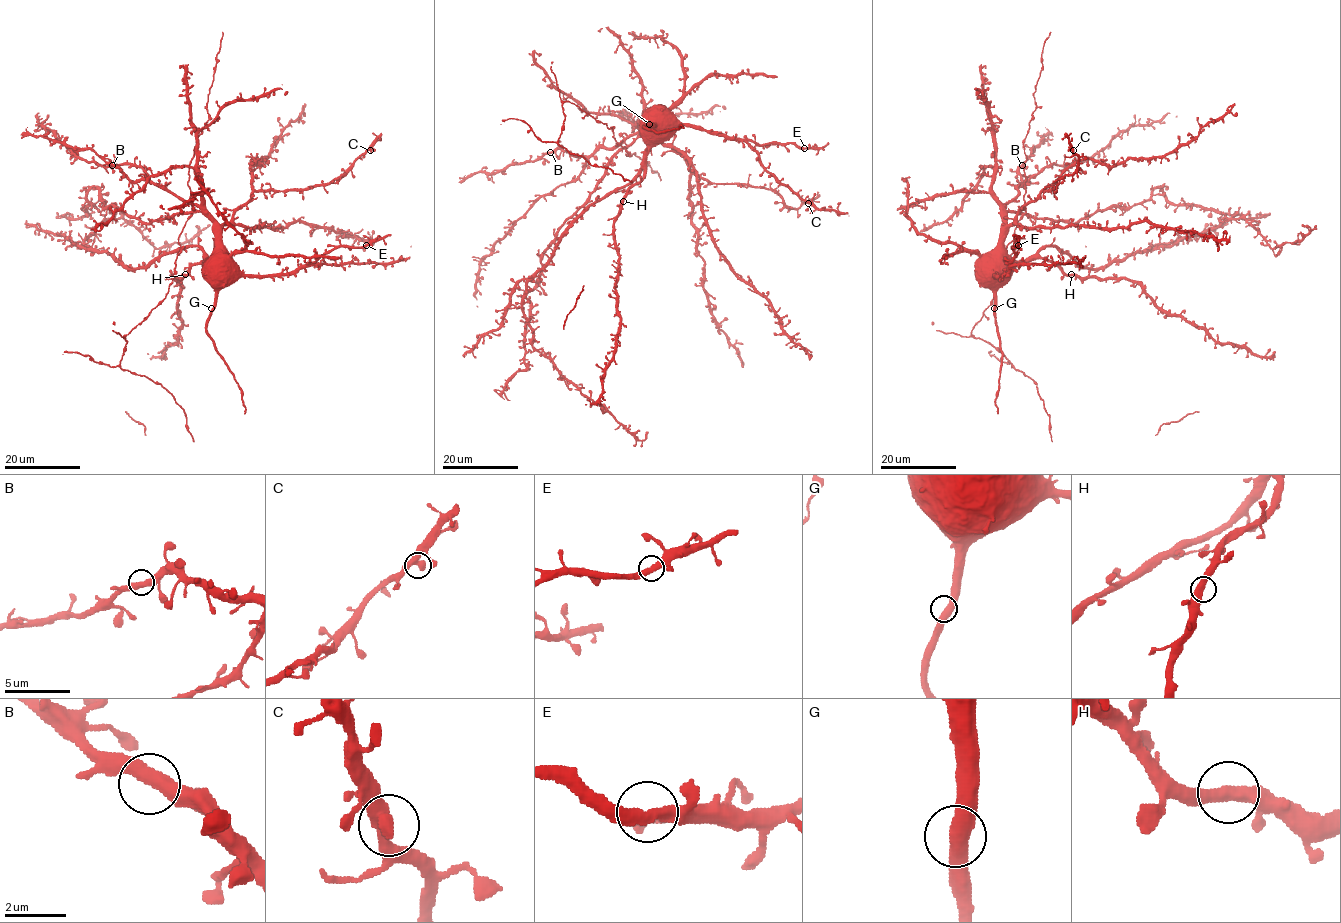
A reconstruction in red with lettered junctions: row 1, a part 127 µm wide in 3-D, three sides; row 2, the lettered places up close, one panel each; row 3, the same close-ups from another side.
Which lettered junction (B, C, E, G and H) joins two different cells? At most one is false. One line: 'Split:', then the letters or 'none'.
Split: none

